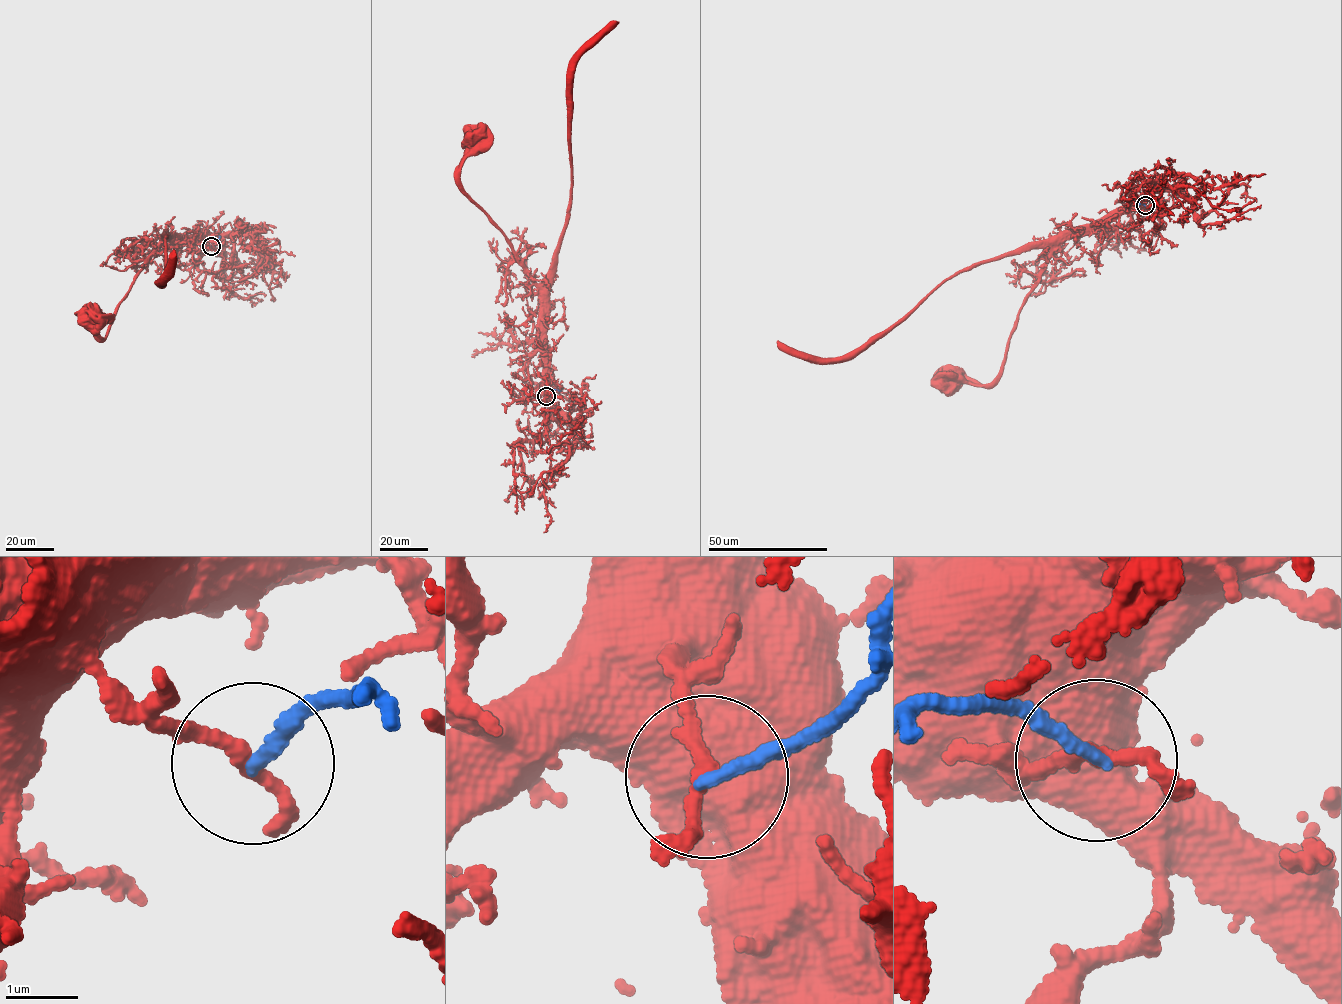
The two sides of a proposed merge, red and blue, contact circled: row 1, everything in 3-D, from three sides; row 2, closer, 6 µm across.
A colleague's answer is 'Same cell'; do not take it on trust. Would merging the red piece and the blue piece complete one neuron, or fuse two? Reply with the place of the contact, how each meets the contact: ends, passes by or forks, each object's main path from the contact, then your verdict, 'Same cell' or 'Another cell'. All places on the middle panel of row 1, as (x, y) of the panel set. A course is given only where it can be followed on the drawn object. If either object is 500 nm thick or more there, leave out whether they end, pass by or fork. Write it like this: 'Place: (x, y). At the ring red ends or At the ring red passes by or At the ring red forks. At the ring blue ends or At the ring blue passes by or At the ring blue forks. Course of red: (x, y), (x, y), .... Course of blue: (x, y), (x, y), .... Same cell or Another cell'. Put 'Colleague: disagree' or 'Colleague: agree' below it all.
Place: (546, 396). At the ring red passes by. At the ring blue ends. Course of red: (546, 396), (545, 336), (538, 290), (502, 232), (461, 187), (460, 162), (481, 142), (480, 135), (473, 134). Course of blue: (546, 396), (553, 390), (560, 389). Another cell
Colleague: disagree

